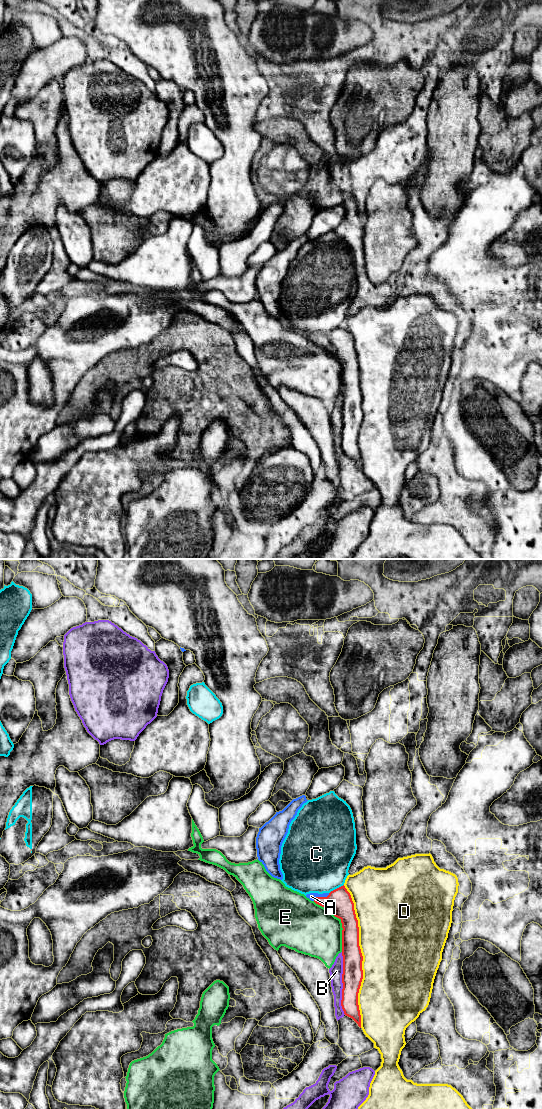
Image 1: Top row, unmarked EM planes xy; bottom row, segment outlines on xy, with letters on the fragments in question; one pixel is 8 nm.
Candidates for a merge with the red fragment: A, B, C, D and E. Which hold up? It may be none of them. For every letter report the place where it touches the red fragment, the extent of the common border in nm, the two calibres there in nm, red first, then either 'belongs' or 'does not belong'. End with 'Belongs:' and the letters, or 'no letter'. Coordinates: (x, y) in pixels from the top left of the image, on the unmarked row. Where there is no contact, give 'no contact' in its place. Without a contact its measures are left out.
A: xy (320, 337) | 150 nm | 200/60 nm | belongs
B: xy (342, 422) | 500 nm | 170/110 nm | does not belong
C: xy (337, 328) | 140 nm | 200/480 nm | does not belong
D: xy (362, 396) | 1150 nm | 170/500 nm | does not belong
E: xy (341, 362) | 480 nm | 200/400 nm | does not belong
Belongs: A

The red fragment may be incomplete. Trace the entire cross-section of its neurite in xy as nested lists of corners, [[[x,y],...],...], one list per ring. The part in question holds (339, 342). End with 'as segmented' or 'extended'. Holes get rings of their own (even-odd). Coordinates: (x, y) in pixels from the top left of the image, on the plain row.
[[[345,326],[330,333],[310,333],[311,341],[329,350],[342,363],[342,440],[344,454],[352,458],[361,468],[361,455],[358,445],[358,433],[363,419],[363,396],[359,386],[359,367],[354,343]]] | extended

